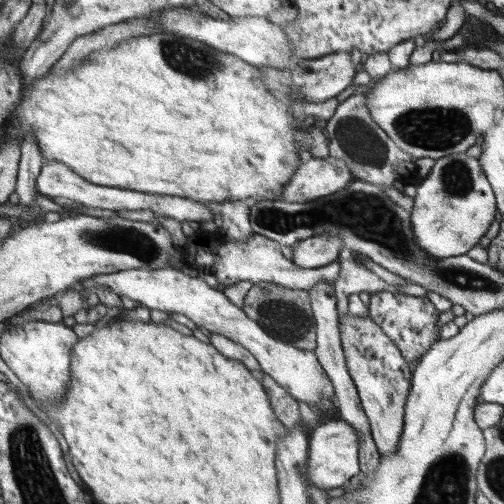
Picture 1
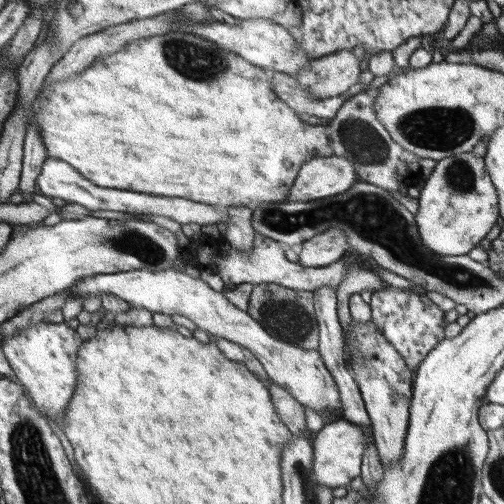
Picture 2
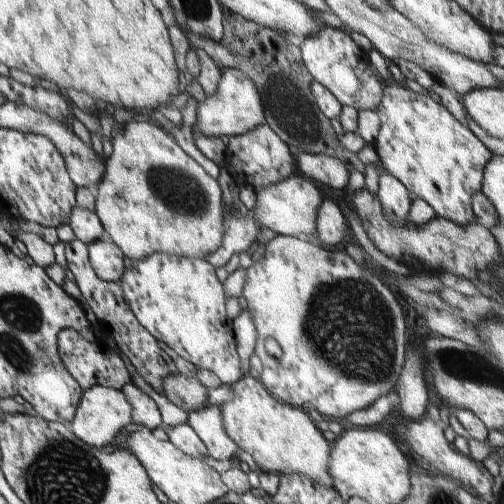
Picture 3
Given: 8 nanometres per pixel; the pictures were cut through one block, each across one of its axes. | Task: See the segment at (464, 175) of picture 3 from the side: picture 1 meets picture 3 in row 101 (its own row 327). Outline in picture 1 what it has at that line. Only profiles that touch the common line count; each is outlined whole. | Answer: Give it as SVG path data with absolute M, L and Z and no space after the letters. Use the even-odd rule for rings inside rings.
M373 292L369 294L367 312L367 316L383 328L383 332L397 344L397 348L405 354L405 358L409 358L411 364L417 364L419 358L431 348L431 344L439 340L439 332L435 330L439 312L435 312L433 304L427 298L403 296L393 292Z

